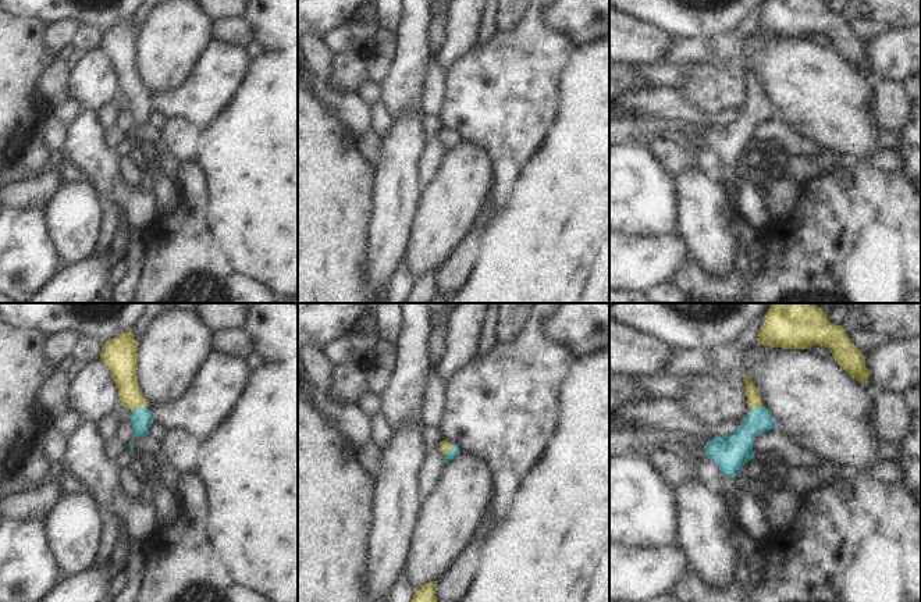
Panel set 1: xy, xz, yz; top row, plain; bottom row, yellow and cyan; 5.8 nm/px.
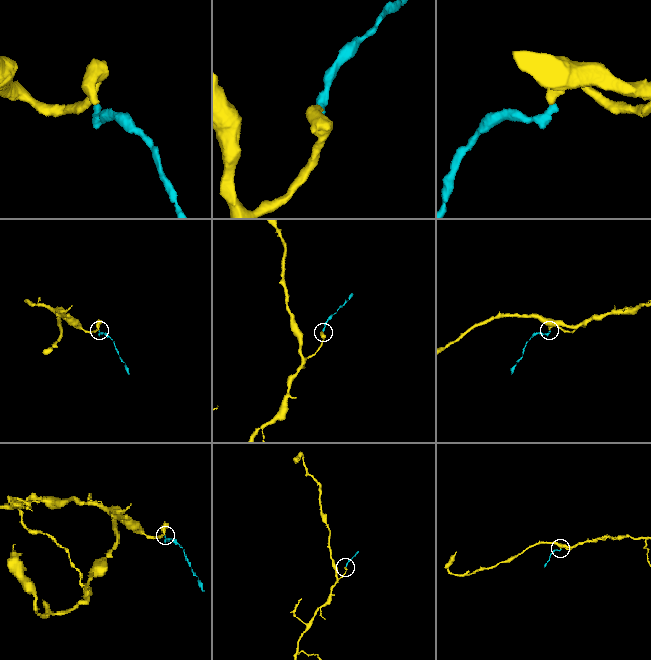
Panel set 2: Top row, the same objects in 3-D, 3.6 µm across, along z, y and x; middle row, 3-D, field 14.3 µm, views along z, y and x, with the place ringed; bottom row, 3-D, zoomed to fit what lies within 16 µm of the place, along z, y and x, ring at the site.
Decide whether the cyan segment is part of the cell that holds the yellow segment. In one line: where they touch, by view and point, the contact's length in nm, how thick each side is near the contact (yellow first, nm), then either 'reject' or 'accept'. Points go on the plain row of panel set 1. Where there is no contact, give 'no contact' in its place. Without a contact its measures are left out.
xy (139, 95) | 90 nm | 160/120 nm | accept

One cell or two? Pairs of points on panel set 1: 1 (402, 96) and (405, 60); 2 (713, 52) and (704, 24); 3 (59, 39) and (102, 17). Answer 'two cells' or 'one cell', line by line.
1: one cell
2: two cells
3: two cells

